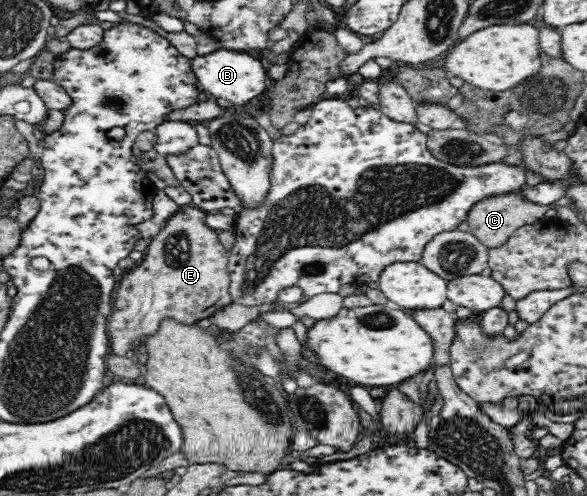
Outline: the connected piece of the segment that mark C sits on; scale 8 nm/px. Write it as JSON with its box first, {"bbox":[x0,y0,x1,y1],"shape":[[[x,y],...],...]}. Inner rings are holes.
{"bbox":[467,187,549,248],"shape":[[[523,187],[505,194],[487,196],[471,206],[467,212],[468,230],[471,231],[486,247],[497,248],[505,244],[514,232],[526,224],[535,224],[544,218],[549,209],[547,205],[535,204],[524,197]]]}

